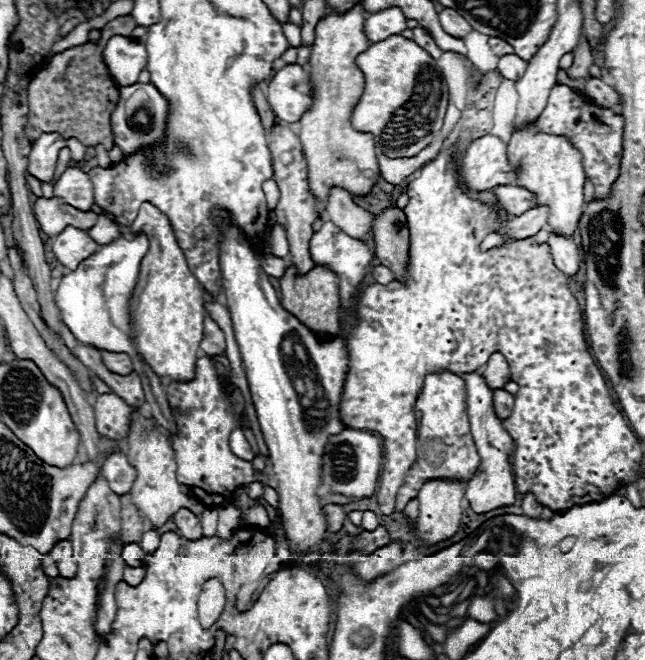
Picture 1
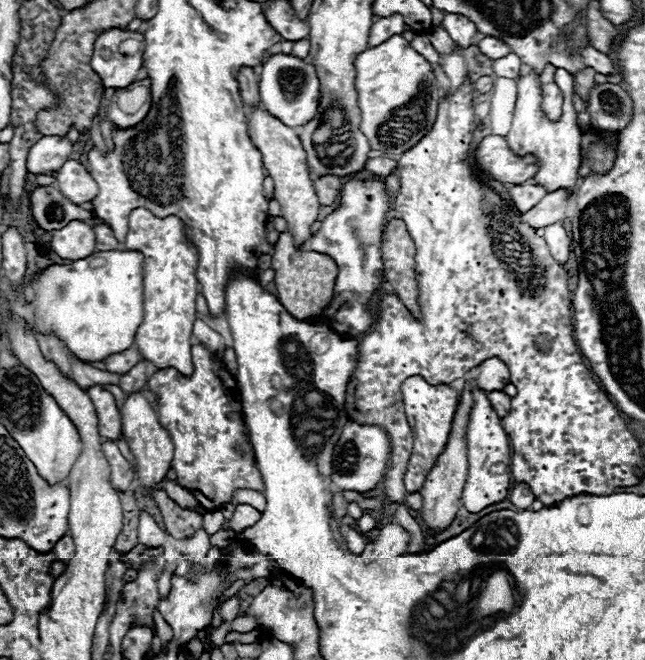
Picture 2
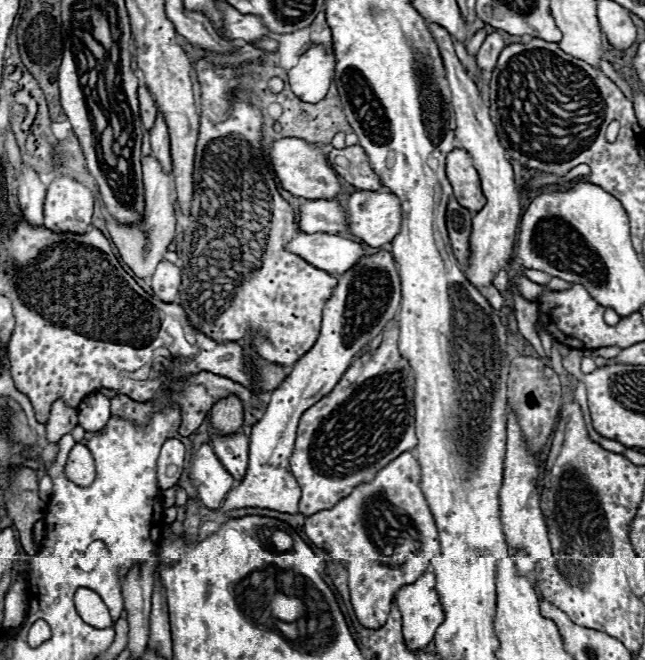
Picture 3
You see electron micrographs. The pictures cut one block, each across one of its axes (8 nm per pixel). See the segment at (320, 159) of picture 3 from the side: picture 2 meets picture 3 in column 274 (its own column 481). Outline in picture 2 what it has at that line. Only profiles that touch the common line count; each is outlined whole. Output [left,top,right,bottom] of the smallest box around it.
[474,134,538,184]

